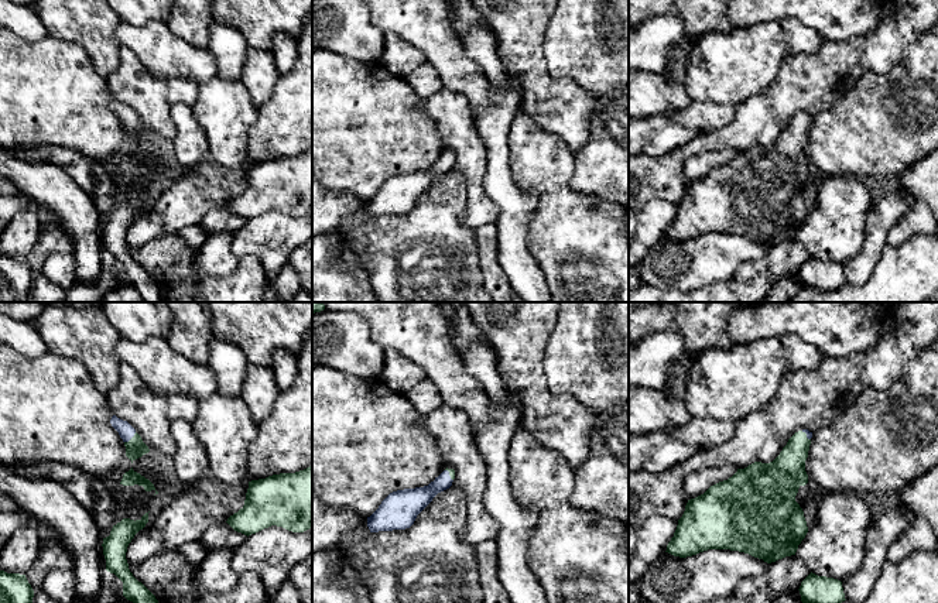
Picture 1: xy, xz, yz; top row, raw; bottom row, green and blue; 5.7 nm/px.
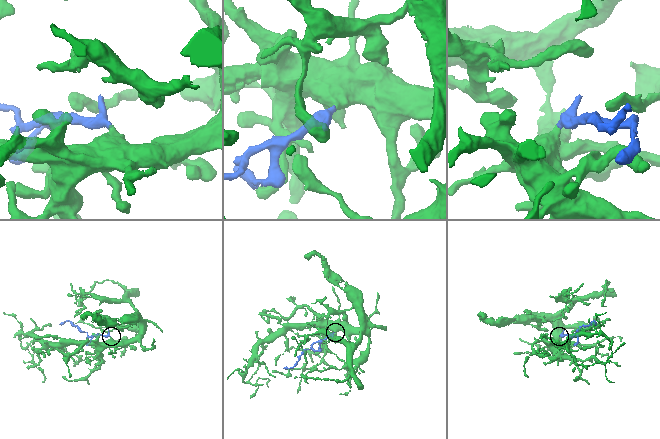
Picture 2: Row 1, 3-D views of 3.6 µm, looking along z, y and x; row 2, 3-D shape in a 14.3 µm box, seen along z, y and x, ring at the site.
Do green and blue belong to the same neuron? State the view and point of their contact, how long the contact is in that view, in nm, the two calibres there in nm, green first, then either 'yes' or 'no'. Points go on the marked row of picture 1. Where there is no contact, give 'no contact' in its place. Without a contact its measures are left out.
xy (132, 438) | 90 nm | 110/90 nm | yes

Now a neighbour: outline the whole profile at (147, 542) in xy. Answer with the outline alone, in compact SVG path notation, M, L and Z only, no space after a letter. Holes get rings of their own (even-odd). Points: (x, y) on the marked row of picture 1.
M153 511L148 513L148 523L140 530L127 547L126 559L127 563L140 563L157 554L162 554L167 549L162 545L162 537L151 523Z

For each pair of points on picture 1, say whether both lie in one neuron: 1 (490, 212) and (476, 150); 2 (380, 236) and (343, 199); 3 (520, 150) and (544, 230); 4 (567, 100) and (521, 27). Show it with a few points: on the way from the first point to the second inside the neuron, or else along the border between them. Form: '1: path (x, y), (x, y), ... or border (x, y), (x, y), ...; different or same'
1: path (476, 196), (475, 165); same
2: border (366, 202), (348, 215), (335, 232); different
3: path (540, 170), (550, 180), (550, 211); same
4: path (548, 85), (529, 65), (521, 54), (521, 45); same

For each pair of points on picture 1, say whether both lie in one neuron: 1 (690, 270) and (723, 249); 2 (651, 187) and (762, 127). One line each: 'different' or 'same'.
1: same
2: same

